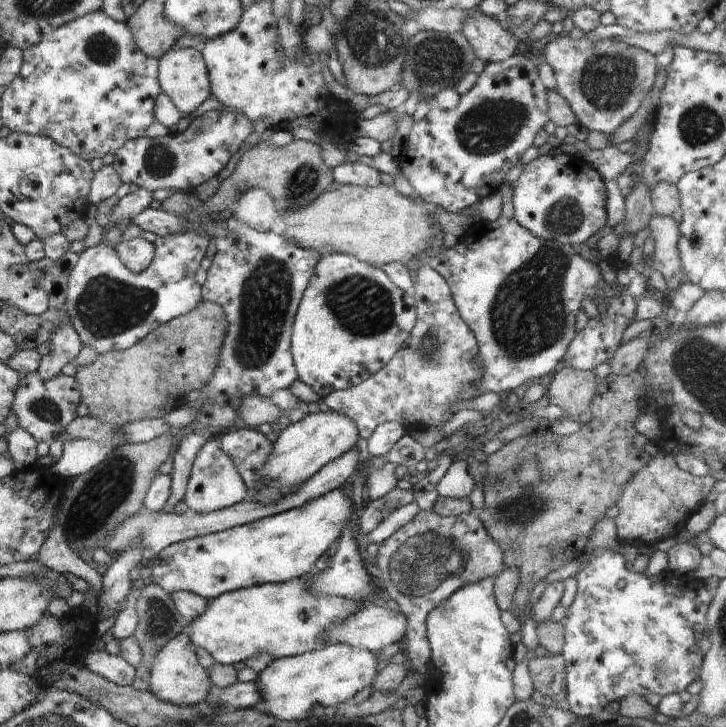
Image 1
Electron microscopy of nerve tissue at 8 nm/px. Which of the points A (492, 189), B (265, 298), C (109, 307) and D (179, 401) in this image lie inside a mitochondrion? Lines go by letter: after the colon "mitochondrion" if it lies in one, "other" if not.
A: other
B: mitochondrion
C: mitochondrion
D: other

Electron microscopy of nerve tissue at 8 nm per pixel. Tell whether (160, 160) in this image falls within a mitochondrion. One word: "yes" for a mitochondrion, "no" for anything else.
yes

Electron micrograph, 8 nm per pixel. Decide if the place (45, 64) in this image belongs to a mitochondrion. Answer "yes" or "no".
no

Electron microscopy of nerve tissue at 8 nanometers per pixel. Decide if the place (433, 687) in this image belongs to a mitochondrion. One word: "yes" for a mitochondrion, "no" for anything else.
no

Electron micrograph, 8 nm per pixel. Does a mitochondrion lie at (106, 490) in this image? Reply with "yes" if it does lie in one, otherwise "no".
yes

